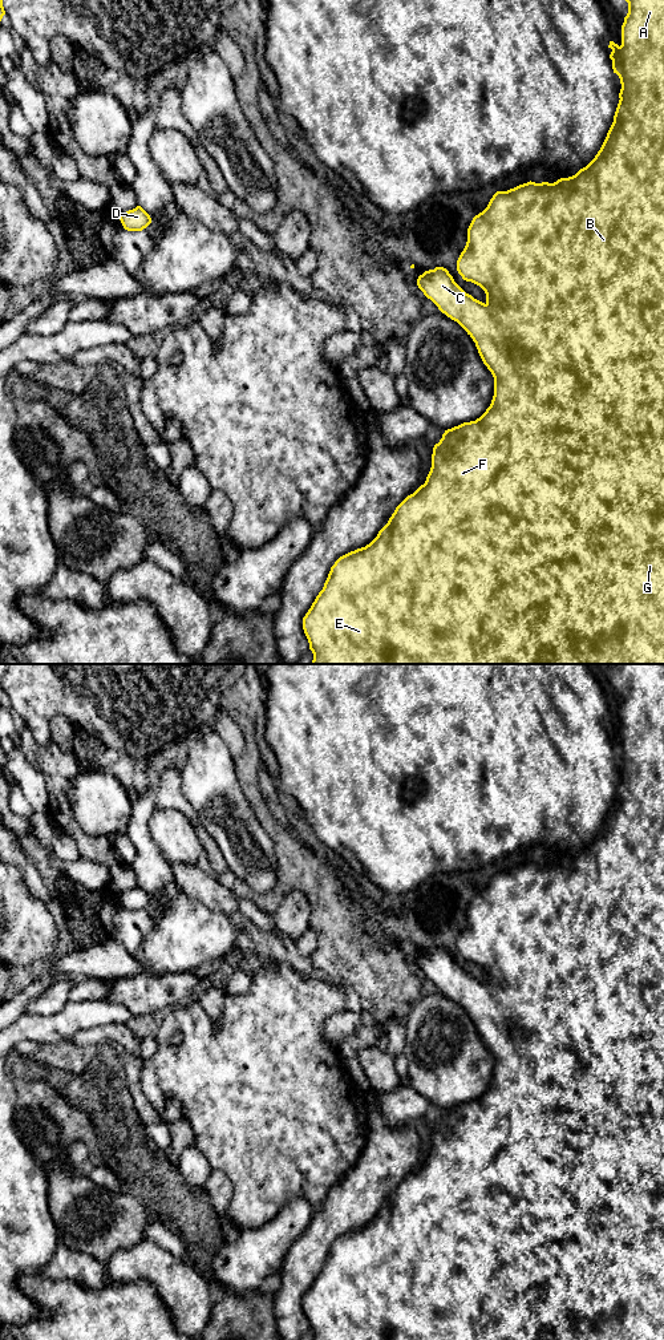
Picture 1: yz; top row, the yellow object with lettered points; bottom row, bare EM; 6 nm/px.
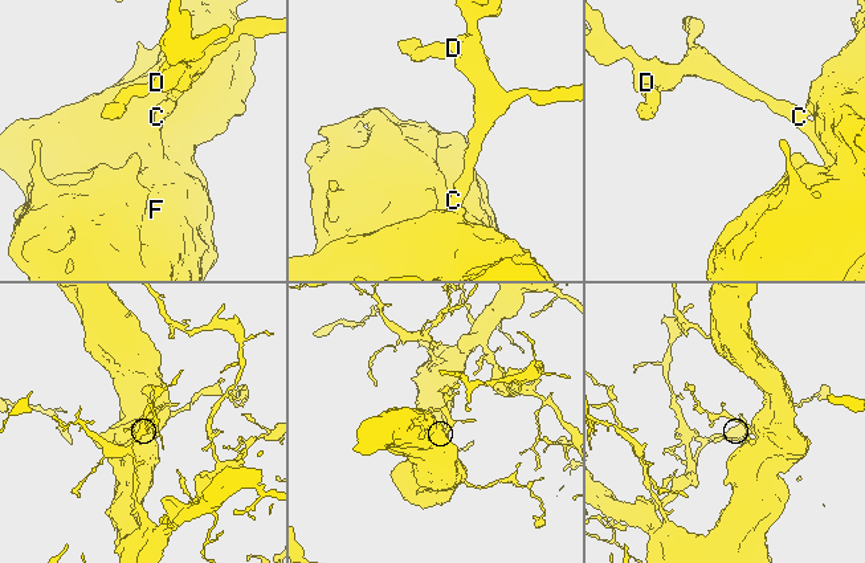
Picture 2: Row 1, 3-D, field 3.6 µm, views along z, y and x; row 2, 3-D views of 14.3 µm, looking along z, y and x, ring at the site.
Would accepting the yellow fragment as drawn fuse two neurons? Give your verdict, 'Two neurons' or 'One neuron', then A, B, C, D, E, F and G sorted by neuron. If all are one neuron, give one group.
One neuron. Groups: A B C D E F G

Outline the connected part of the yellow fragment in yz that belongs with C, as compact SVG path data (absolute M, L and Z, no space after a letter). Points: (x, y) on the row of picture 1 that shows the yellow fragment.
M625 0L625 1L627 1L627 3L628 3L628 13L627 13L627 16L625 16L625 17L624 17L624 23L623 23L623 25L622 25L622 45L620 45L620 46L619 46L619 45L618 45L618 44L615 44L615 42L614 42L614 41L610 41L610 45L608 45L608 48L611 48L611 49L612 49L612 52L611 52L611 54L610 54L610 58L611 58L611 60L612 60L612 69L614 69L614 73L616 73L616 74L618 74L618 76L619 76L619 78L620 78L620 84L622 84L622 89L620 89L620 93L619 93L619 98L620 98L620 100L619 100L619 104L618 104L618 108L616 108L616 112L615 112L615 116L614 116L614 122L612 122L612 125L611 125L611 127L610 127L610 130L608 130L608 133L607 133L607 137L606 137L606 139L604 139L604 142L603 142L603 145L602 145L602 147L600 147L600 150L599 150L599 151L598 151L598 154L596 154L596 155L595 155L595 158L594 158L594 159L592 159L592 161L591 161L591 162L590 162L590 163L588 163L588 165L587 165L587 166L586 166L586 167L583 167L583 169L580 169L580 170L579 170L579 171L578 171L578 173L576 173L576 174L575 174L575 175L572 175L572 177L568 177L568 178L560 178L560 179L558 179L558 181L556 181L556 182L554 182L554 183L548 183L548 182L542 182L542 183L535 183L535 182L531 182L531 181L530 181L530 182L527 182L527 183L523 183L523 185L519 185L519 186L517 186L517 187L514 187L514 189L510 189L510 190L507 190L507 191L497 191L497 193L495 193L495 194L494 194L494 195L493 195L493 198L491 198L491 199L490 199L490 202L489 202L489 205L487 205L487 207L486 207L486 209L485 209L485 210L483 210L483 211L482 211L482 212L479 212L479 214L478 214L478 215L475 215L475 216L474 216L474 218L473 218L473 220L471 220L471 223L470 223L470 226L469 226L469 228L467 228L467 242L466 242L466 246L465 246L465 248L463 248L463 251L462 251L462 252L461 252L461 255L459 255L459 258L458 258L458 260L457 260L457 271L458 271L458 274L459 274L459 275L461 275L461 276L462 276L462 279L463 279L463 280L466 280L466 282L471 282L471 283L474 283L474 284L477 284L477 286L479 286L479 287L481 287L481 288L482 288L482 290L483 290L483 291L485 291L485 293L486 293L486 301L485 301L485 303L482 303L482 301L479 301L479 300L477 300L477 299L474 299L474 297L473 297L473 296L471 296L471 295L469 295L469 293L466 293L466 292L465 292L465 291L463 291L463 290L462 290L462 288L461 288L461 287L459 287L459 286L458 286L458 284L457 284L457 283L456 283L456 282L454 282L454 279L453 279L453 276L452 276L452 275L450 275L450 274L449 274L449 271L448 271L448 270L446 270L446 268L444 268L444 267L436 267L436 268L434 268L434 270L429 270L429 271L425 271L425 272L424 272L424 274L422 274L422 275L420 275L420 276L418 276L418 279L417 279L417 286L418 286L418 288L420 288L420 290L421 290L421 291L422 291L422 292L424 292L424 295L425 295L425 296L426 296L426 297L428 297L428 299L430 299L430 300L432 300L432 301L433 301L433 303L434 303L434 304L436 304L436 305L437 305L437 307L438 307L438 309L440 309L440 311L441 311L441 312L442 312L442 313L445 313L445 315L446 315L446 316L448 316L448 317L450 317L450 319L452 319L452 320L454 320L454 321L457 321L457 323L458 323L458 324L459 324L459 325L461 325L461 327L462 327L462 328L463 328L463 329L465 329L465 331L466 331L466 332L467 332L467 335L469 335L469 336L470 336L470 337L471 337L471 339L473 339L473 341L474 341L474 343L475 343L475 347L477 347L477 349L478 349L478 353L479 353L479 356L481 356L481 359L482 359L482 361L483 361L483 364L485 364L485 365L486 365L486 367L487 367L487 369L489 369L489 371L490 371L490 372L491 372L491 375L493 375L493 377L494 377L494 396L493 396L493 400L491 400L491 404L490 404L490 406L489 406L489 408L487 408L487 409L486 409L486 412L485 412L485 413L483 413L483 414L482 414L482 416L481 416L481 417L479 417L479 418L477 418L477 420L475 420L475 421L470 421L470 422L463 422L463 424L461 424L461 425L458 425L458 426L454 426L454 428L452 428L452 429L448 429L448 430L445 430L445 433L444 433L444 434L442 434L442 438L441 438L441 440L440 440L440 442L438 442L438 444L436 444L436 445L434 445L434 448L433 448L433 454L432 454L432 467L430 467L430 471L429 471L429 474L428 474L428 477L426 477L426 481L425 481L425 483L424 483L424 485L421 485L421 486L420 486L420 487L418 487L418 489L417 489L417 490L416 490L416 491L414 491L414 493L413 493L413 494L410 494L410 495L408 495L408 497L406 497L406 498L405 498L405 499L404 499L404 501L402 501L402 502L401 502L401 503L400 503L400 505L398 505L398 506L397 506L397 507L396 507L396 510L394 510L394 513L393 513L393 514L392 514L392 517L390 517L390 518L389 518L389 521L388 521L388 523L386 523L386 525L385 525L385 526L384 526L384 527L382 527L382 529L381 529L381 530L380 530L380 531L378 531L378 534L377 534L377 537L376 537L376 538L374 538L374 539L373 539L373 541L372 541L372 542L371 542L371 543L369 543L369 544L367 544L367 546L365 546L365 547L361 547L361 548L357 548L357 550L355 550L355 551L351 551L351 552L348 552L348 554L345 554L345 555L343 555L343 556L340 556L340 558L339 558L339 559L337 559L337 560L336 560L336 562L335 562L335 564L333 564L333 566L332 566L332 567L331 567L331 571L329 571L329 574L328 574L328 578L327 578L327 580L325 580L325 583L324 583L324 587L323 587L323 590L321 590L321 591L320 591L320 592L319 592L319 595L317 595L317 596L316 596L316 599L315 599L315 602L313 602L313 603L312 603L312 606L311 606L311 608L309 608L309 610L308 610L308 612L307 612L307 614L305 614L305 616L304 616L304 618L303 618L303 629L304 629L304 633L305 633L305 636L307 636L307 639L308 639L308 643L309 643L309 649L311 649L311 651L312 651L312 653L313 653L313 660L312 660L312 664L664 664L664 0Z

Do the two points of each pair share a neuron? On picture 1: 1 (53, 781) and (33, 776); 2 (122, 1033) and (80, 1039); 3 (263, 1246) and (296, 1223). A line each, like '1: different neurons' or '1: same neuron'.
1: different neurons
2: same neuron
3: same neuron

